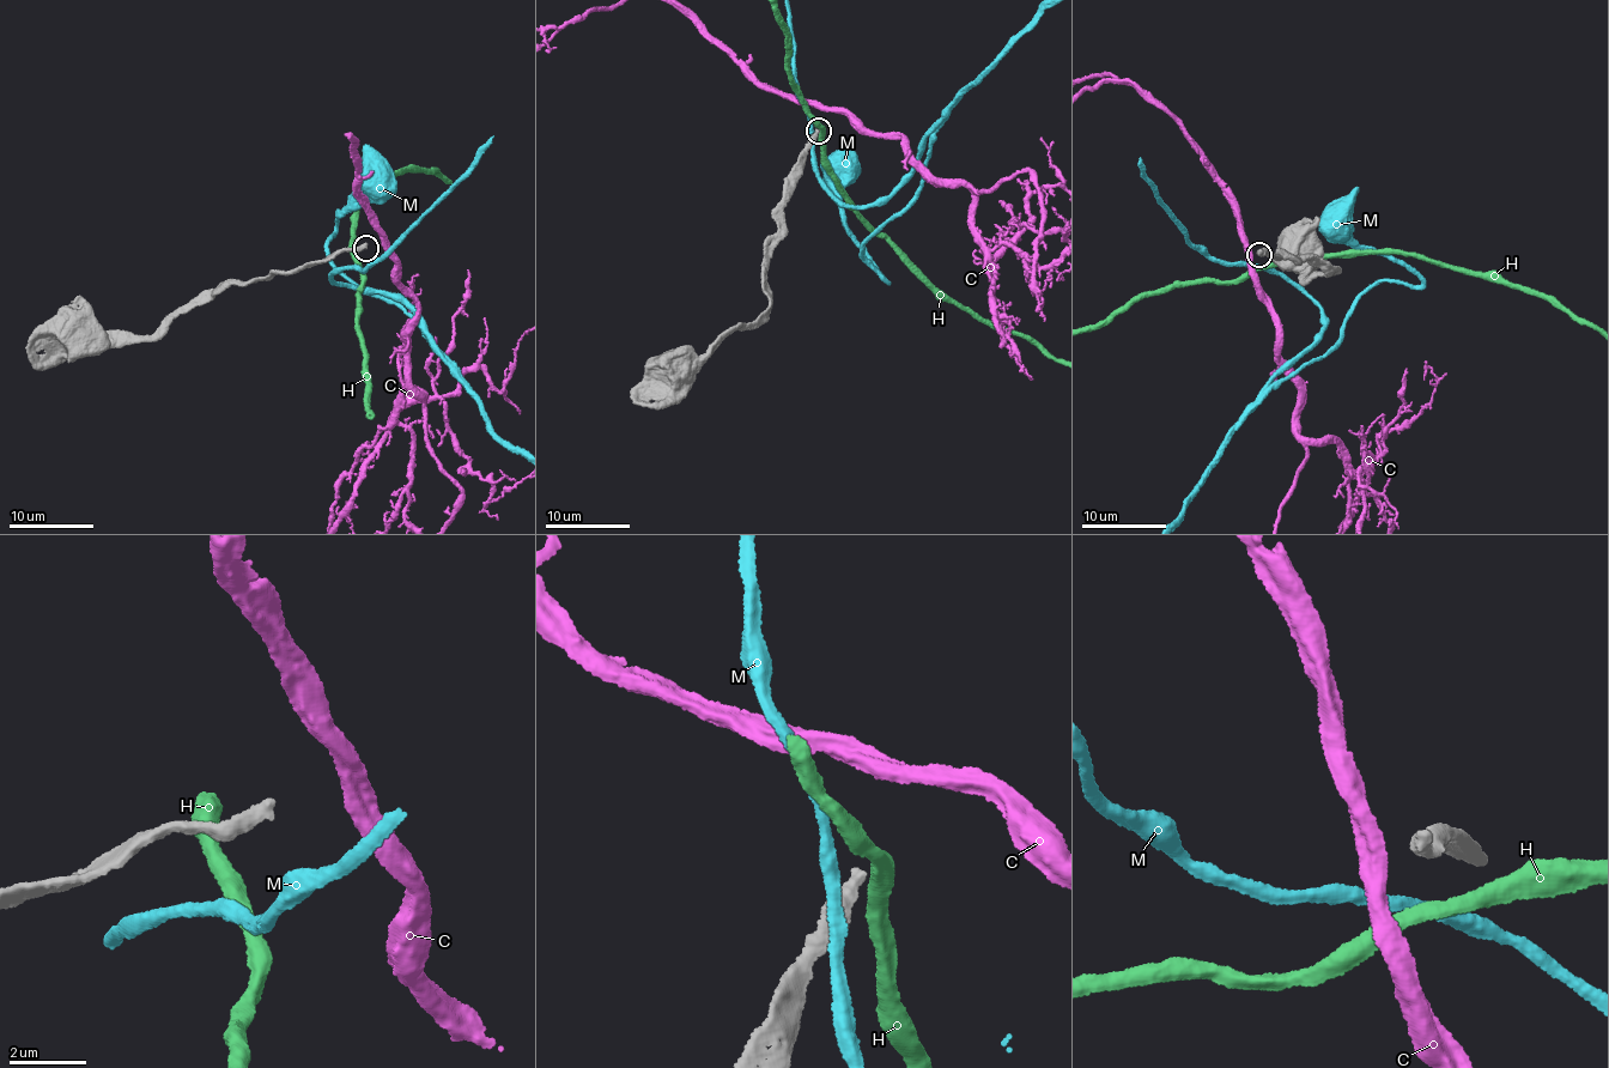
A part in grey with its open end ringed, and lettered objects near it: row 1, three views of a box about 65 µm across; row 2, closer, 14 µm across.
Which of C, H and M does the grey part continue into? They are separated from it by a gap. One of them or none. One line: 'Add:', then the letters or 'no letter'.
Add: no letter

